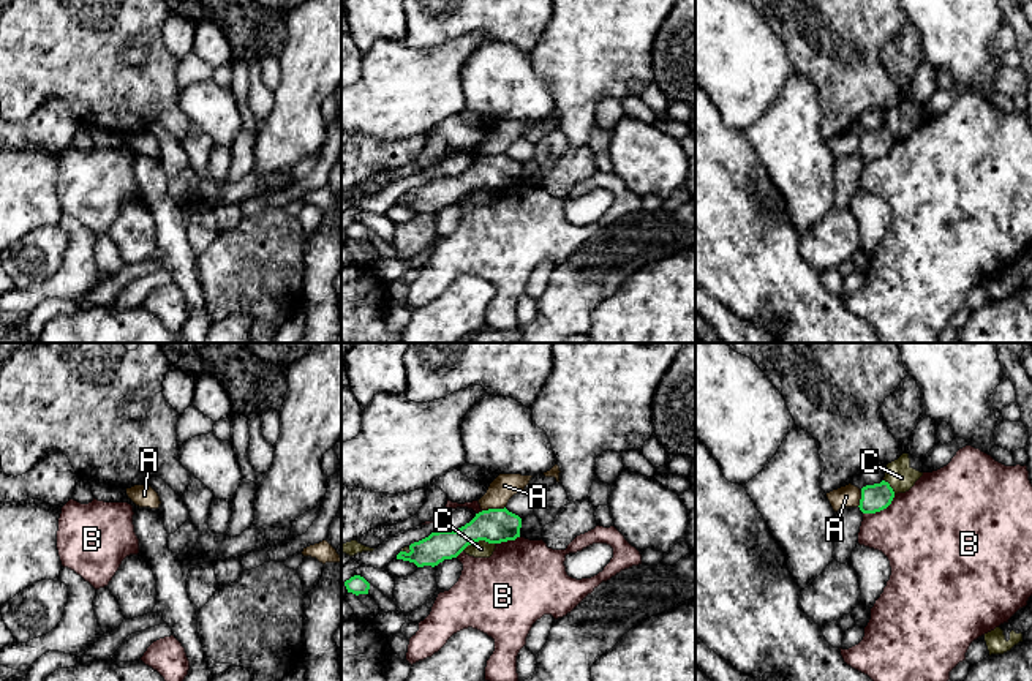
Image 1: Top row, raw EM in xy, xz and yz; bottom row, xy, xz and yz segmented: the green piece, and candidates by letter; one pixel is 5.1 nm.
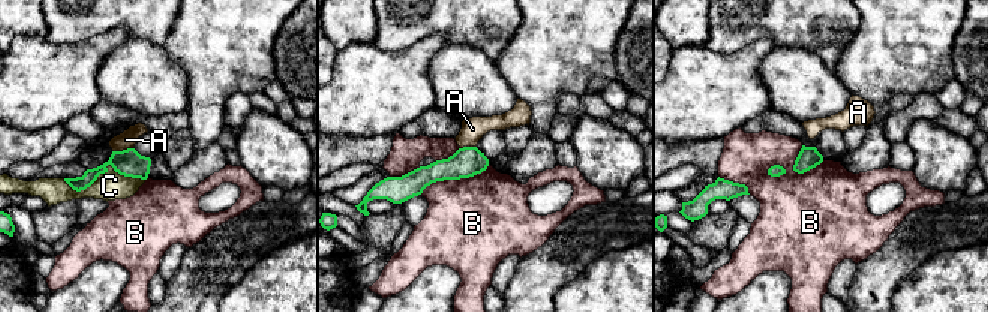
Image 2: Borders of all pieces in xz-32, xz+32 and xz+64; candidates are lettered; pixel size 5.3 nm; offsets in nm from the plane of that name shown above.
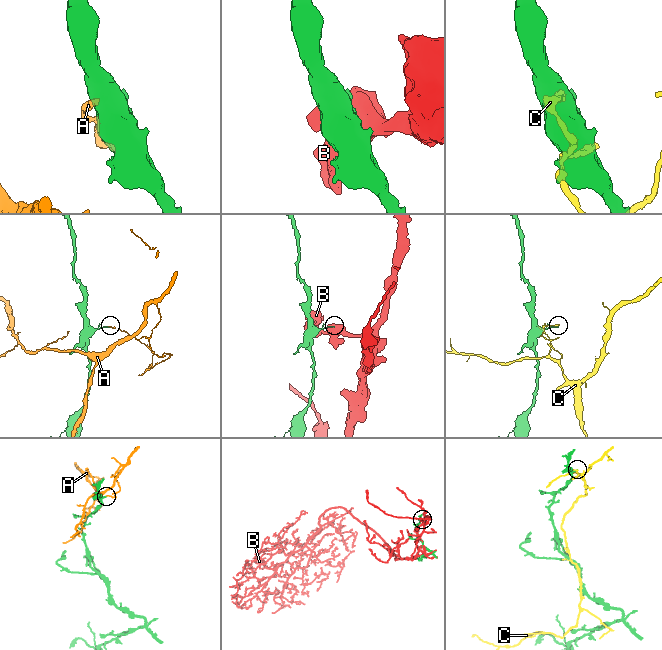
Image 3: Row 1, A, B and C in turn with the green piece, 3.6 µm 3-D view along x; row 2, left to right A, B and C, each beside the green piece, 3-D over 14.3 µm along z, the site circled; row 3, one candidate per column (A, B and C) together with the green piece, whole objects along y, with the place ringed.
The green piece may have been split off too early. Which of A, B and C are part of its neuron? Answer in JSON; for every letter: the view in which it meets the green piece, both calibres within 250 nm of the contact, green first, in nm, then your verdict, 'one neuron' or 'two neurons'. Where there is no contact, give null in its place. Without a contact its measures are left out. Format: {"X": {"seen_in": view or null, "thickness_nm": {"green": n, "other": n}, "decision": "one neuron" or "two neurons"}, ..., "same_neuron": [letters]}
{"A": {"seen_in": "xz", "thickness_nm": {"green": 180, "other": 120}, "decision": "two neurons"}, "B": {"seen_in": "yz", "thickness_nm": {"green": 140, "other": 440}, "decision": "two neurons"}, "C": {"seen_in": "xz", "thickness_nm": {"green": 180, "other": 90}, "decision": "two neurons"}, "same_neuron": []}

